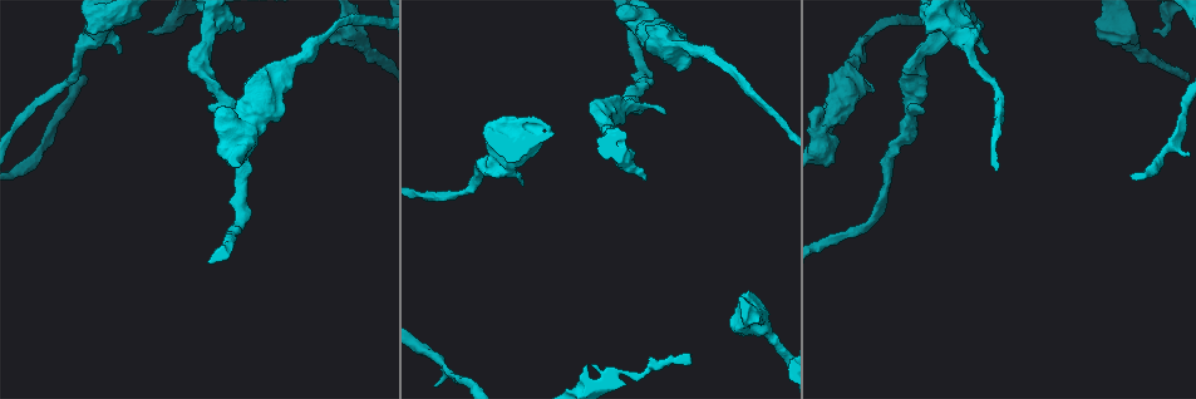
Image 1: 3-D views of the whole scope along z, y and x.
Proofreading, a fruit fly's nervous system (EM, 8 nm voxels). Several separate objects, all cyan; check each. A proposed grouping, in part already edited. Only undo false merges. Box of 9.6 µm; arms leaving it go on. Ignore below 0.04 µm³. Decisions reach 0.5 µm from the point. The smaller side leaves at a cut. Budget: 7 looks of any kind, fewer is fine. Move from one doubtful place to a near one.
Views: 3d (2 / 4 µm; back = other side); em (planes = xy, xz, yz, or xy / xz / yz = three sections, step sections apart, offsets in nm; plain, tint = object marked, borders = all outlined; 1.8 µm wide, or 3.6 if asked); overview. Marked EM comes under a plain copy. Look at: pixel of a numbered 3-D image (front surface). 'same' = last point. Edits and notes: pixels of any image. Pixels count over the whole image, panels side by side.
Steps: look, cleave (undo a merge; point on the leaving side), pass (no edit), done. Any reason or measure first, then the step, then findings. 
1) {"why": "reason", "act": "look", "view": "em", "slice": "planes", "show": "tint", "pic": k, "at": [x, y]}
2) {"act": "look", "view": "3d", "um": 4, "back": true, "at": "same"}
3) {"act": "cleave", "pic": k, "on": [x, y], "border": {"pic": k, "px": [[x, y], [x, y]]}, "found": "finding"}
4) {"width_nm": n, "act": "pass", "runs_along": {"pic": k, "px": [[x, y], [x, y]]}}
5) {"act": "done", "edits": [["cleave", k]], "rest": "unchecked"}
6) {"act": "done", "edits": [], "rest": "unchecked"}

{"why": "calibre changes", "act": "look", "view": "3d", "um": 4, "pic": 1, "at": [224, 17]}

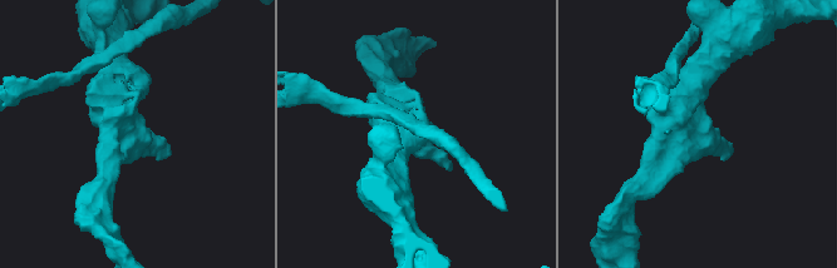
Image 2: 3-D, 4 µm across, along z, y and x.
{"why": "need the tissue", "act": "look", "view": "em", "slice": "xz", "step": 16, "show": "borders", "pic": 2, "at": [698, 137]}

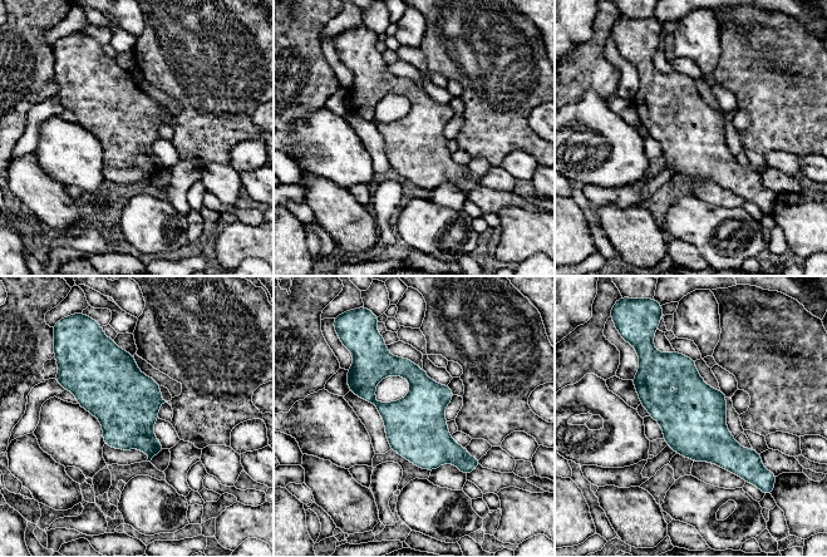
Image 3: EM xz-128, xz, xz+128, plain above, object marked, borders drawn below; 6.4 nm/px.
{"act": "pass", "found": "all the same neuron"}

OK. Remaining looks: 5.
{"why": "calibre changes", "act": "look", "view": "em", "slice": "xy", "step": 4, "show": "tint", "pic": 1, "at": [749, 307]}

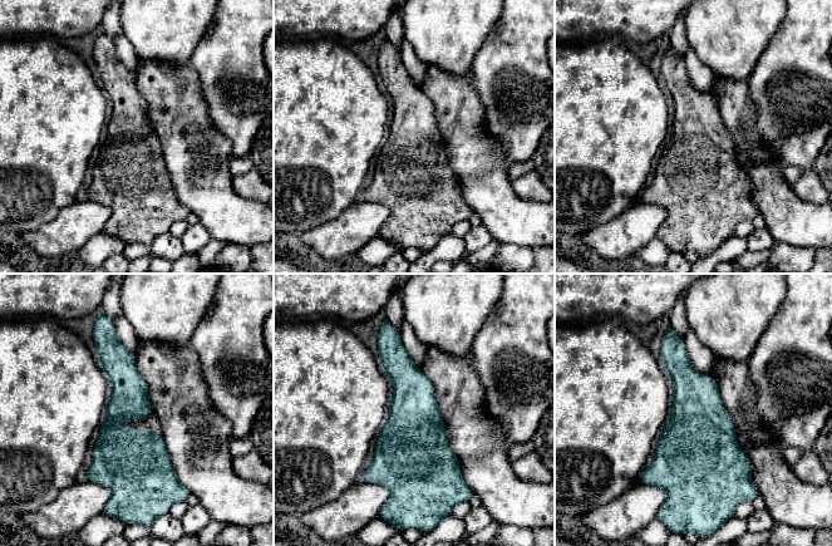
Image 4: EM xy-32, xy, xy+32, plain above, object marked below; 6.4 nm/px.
{"why": "cut it another way", "act": "look", "view": "em", "slice": "yz", "step": 16, "show": "tint", "at": "same"}

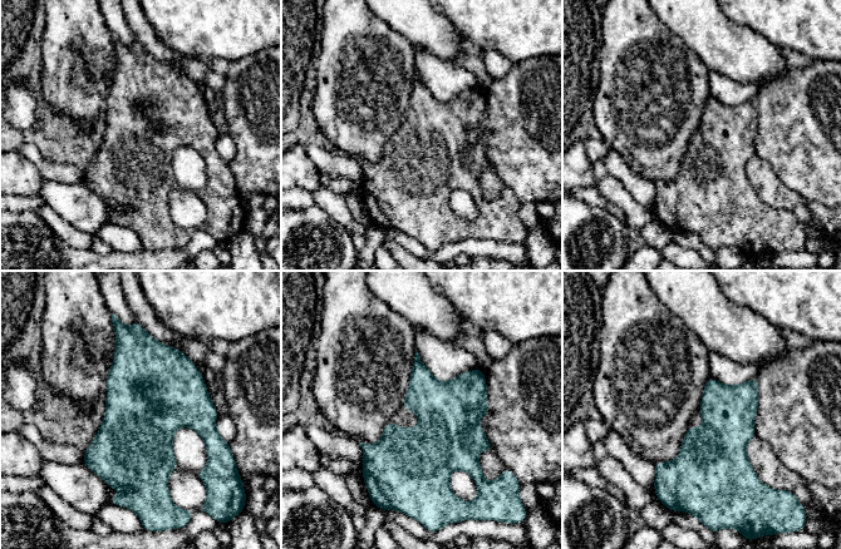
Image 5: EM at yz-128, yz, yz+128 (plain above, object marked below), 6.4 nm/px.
{"act": "pass", "found": "all the same neuron"}

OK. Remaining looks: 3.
{"why": "calibre changes", "act": "look", "view": "em", "um": 3.6, "slice": "xy", "step": 4, "show": "tint", "pic": 1, "at": [960, 22]}

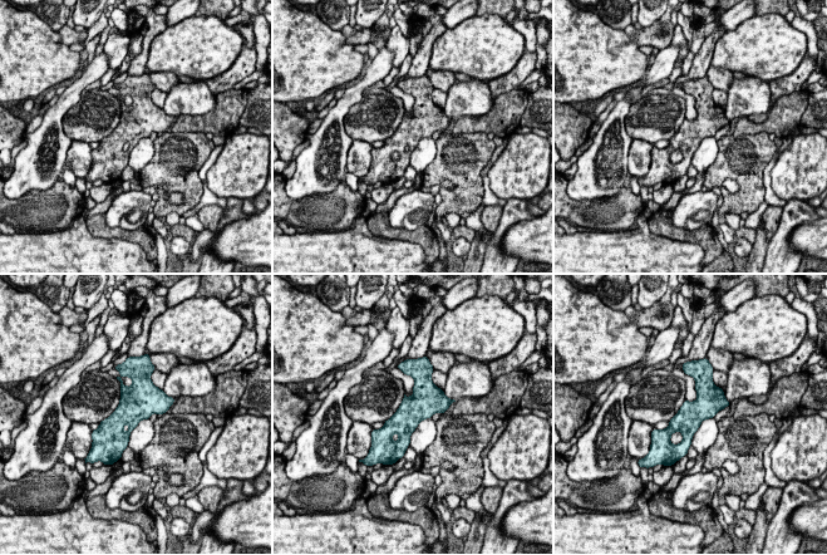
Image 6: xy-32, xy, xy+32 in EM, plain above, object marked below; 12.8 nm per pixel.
{"why": "another direction", "act": "look", "view": "em", "um": 3.6, "slice": "planes", "show": "tint", "at": "same"}

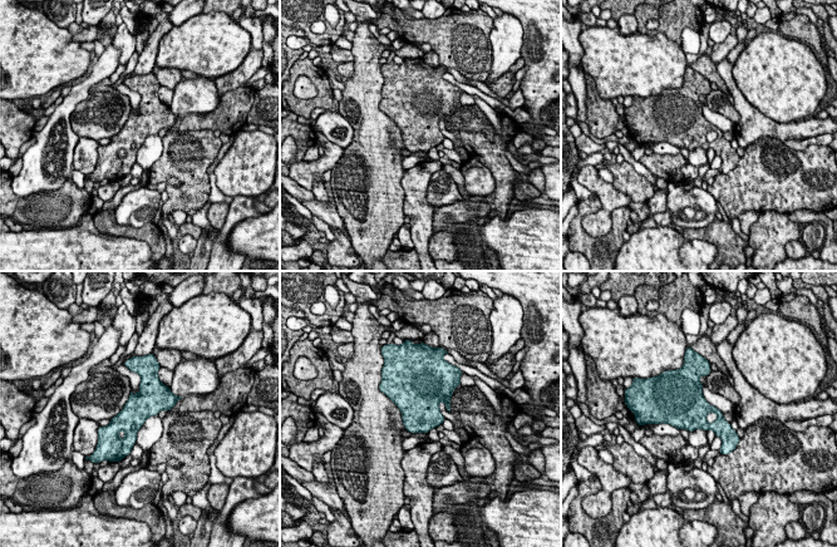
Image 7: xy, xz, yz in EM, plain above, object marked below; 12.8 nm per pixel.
{"act": "pass", "found": "continuous, no second neuron"}

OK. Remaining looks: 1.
{"act": "done", "edits": [], "rest": "unchecked"}

